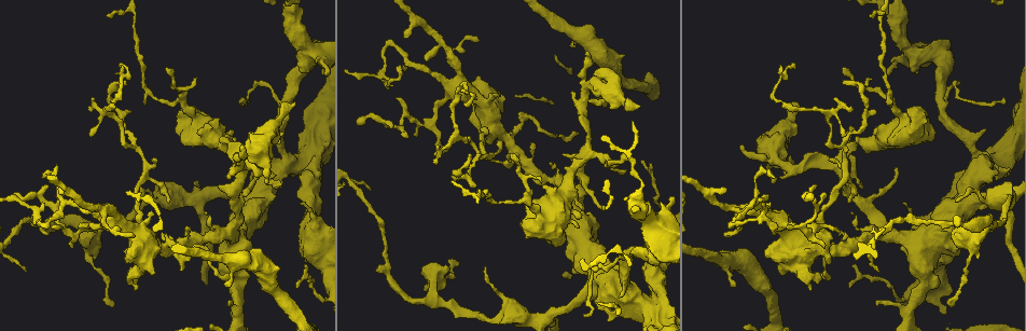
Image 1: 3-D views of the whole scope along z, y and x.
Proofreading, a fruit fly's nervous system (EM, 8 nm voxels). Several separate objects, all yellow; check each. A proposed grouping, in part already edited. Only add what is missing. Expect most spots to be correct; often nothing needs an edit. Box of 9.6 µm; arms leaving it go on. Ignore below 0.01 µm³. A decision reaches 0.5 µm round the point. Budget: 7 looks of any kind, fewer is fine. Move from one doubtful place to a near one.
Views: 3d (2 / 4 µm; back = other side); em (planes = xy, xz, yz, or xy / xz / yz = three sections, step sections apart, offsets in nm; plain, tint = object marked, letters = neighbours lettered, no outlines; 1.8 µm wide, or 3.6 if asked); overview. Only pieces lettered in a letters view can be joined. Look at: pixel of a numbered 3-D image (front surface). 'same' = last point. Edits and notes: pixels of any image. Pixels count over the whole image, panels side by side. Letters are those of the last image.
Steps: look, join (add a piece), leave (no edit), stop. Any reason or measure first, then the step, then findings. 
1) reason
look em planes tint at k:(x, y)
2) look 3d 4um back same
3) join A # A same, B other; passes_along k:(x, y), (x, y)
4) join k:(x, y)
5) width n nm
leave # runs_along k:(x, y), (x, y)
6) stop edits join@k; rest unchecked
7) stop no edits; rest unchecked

thick turns thin
look em planes letters at 1:(791, 165)

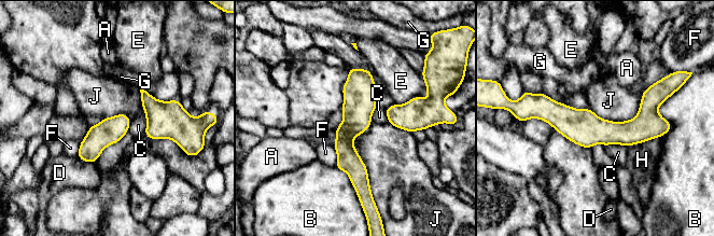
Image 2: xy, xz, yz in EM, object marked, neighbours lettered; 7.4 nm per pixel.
leave # A other, B other, C other, D other, E other, F other, G other, H other, J other; border 2:(659, 79), (631, 119), (590, 108); no lettered piece goes on from it

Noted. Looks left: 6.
branch stops here
look 3d 2um at 1:(571, 47)

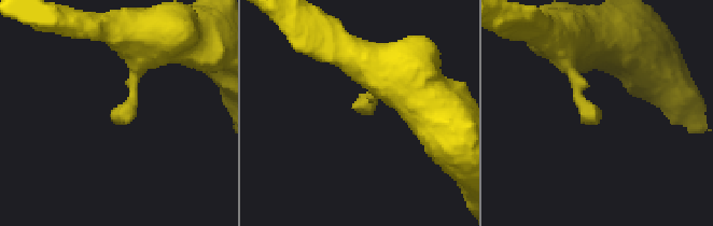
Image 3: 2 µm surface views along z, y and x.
need the tissue
look em yz step 4 tint at 3:(596, 111)

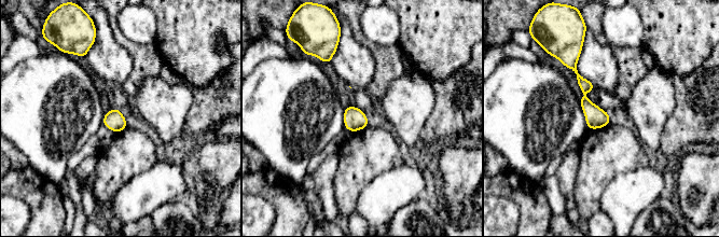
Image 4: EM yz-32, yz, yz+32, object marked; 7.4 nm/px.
look em planes letters same

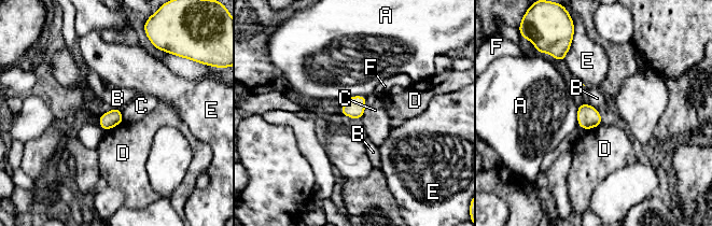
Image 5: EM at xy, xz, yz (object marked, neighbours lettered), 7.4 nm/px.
leave # A other, B other, C other, D other, E other, F other; no lettered piece goes on from it

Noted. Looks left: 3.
look 3d 4um back at 1:(989, 169)

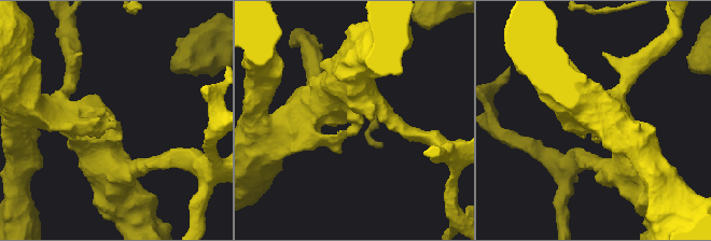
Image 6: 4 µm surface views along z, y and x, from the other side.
look em planes plain at 6:(351, 116)

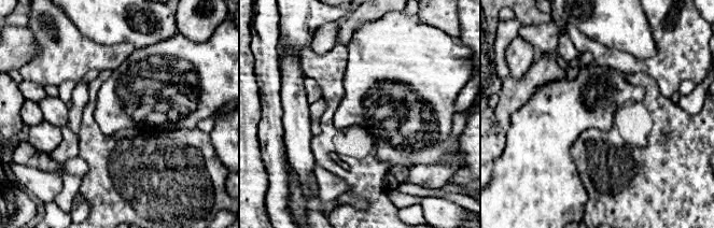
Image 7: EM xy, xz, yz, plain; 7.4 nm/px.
look em planes letters same

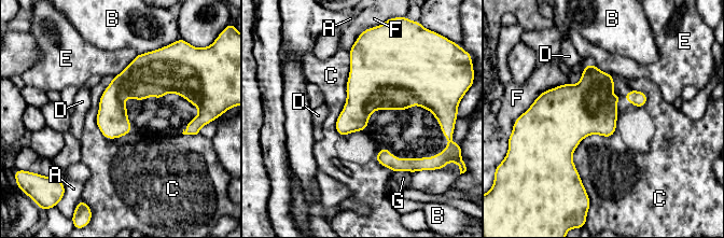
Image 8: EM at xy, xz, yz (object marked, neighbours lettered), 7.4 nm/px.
longest_contact C 650 nm
leave # A other, B other, C other, D other, E other, F other, G other; no lettered piece goes on from it

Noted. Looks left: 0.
stop no edits; rest unchecked

